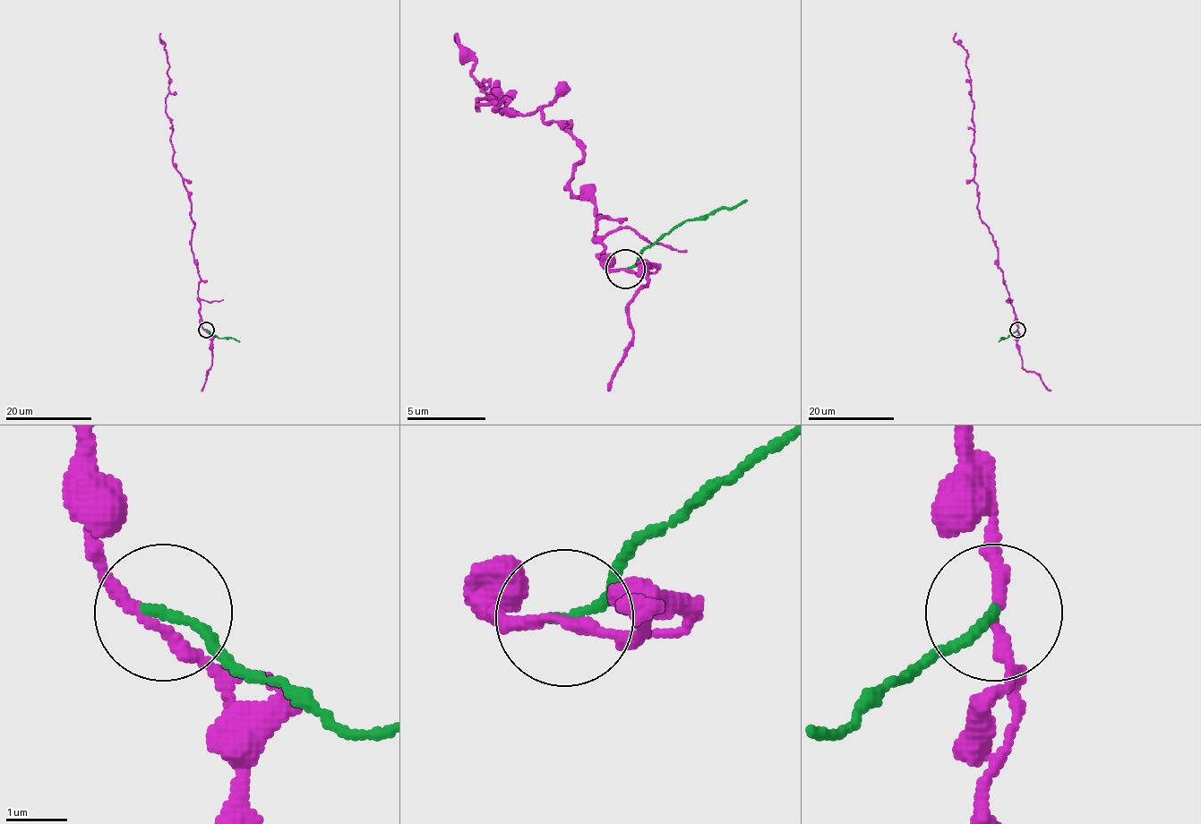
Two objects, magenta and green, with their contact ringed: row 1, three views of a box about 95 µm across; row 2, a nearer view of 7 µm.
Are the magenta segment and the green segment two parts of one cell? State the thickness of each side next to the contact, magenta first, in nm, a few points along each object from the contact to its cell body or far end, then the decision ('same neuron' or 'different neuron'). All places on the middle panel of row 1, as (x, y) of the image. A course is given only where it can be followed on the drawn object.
180 nm thick on the magenta side, 150 nm on the other; magenta runs (626, 268), (598, 260), (603, 217), (571, 193), (571, 123), (476, 107), (488, 79), (460, 44); green runs (626, 268), (673, 228), (748, 201); different neuron

